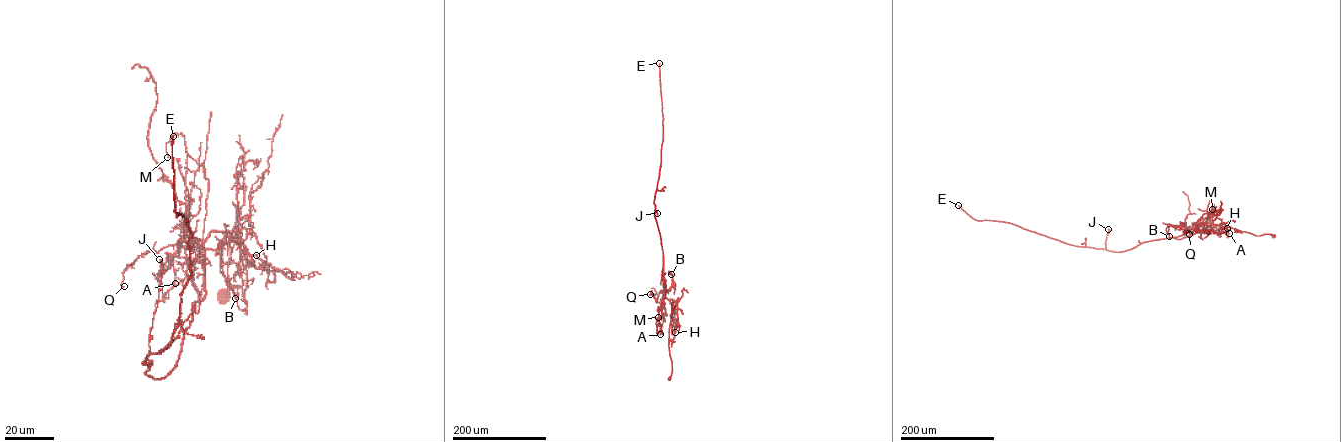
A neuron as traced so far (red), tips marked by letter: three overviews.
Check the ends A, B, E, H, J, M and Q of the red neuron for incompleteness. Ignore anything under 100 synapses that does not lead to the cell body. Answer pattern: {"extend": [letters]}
{"extend": ["E"]}

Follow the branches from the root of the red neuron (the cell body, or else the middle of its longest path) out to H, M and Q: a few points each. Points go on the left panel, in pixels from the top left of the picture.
H: (222, 296), (239, 286), (220, 271), (236, 235), (225, 232), (267, 280), (256, 255)
M: (222, 296), (237, 294), (220, 271), (236, 234), (184, 235), (181, 133), (167, 157)
Q: (222, 296), (234, 286), (237, 294), (220, 271), (234, 232), (184, 236), (143, 253), (122, 274), (124, 286)

